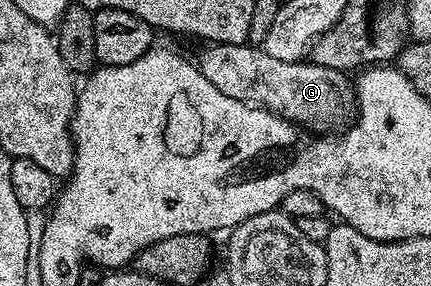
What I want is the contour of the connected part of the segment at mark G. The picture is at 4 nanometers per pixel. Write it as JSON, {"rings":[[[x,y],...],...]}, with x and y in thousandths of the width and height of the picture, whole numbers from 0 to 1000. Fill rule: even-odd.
{"rings":[[[485,150],[473,161],[466,185],[462,238],[480,276],[480,290],[499,290],[517,332],[536,346],[555,346],[566,367],[582,367],[589,381],[615,381],[633,395],[640,409],[654,409],[661,423],[675,423],[682,437],[708,458],[724,458],[745,472],[770,437],[782,437],[800,409],[800,378],[812,378],[824,339],[824,311],[807,283],[803,259],[789,241],[729,227],[715,206],[694,213],[659,213],[636,206],[631,192],[619,192],[613,168],[589,164],[585,154],[564,157],[506,157]]]}

